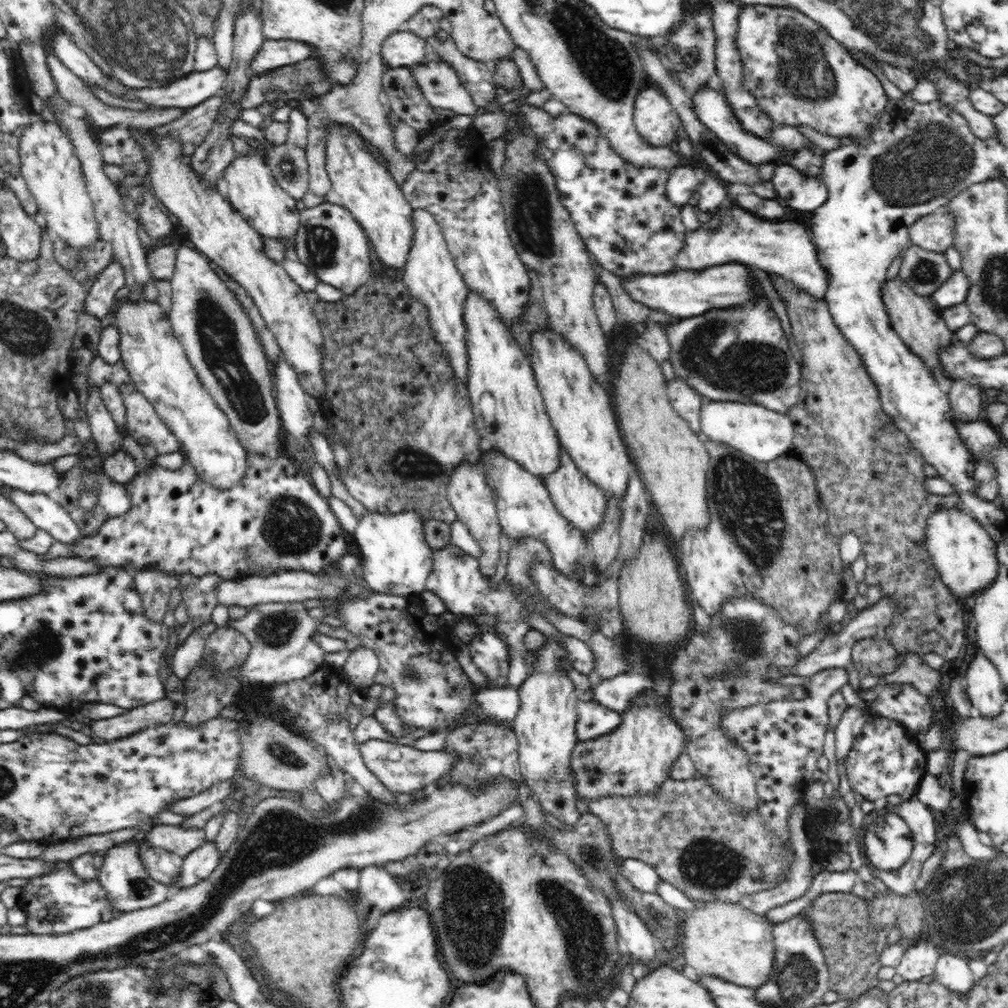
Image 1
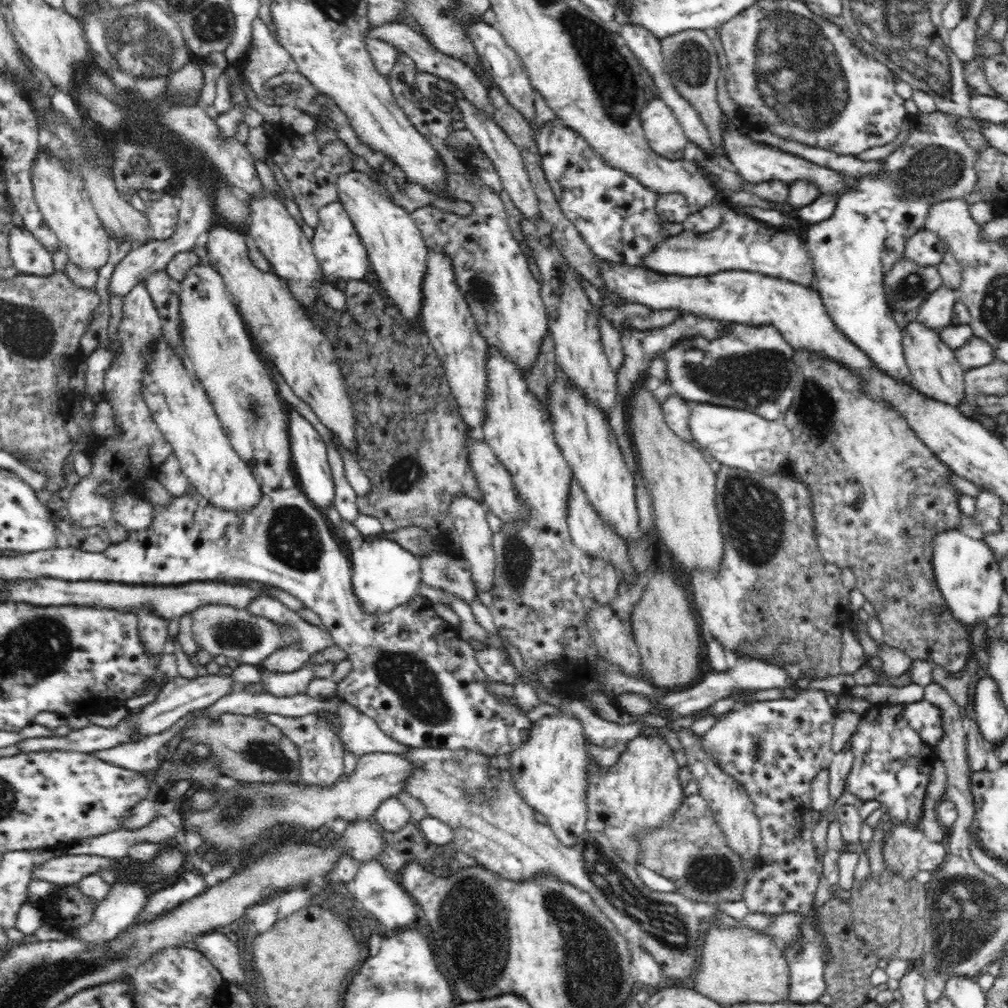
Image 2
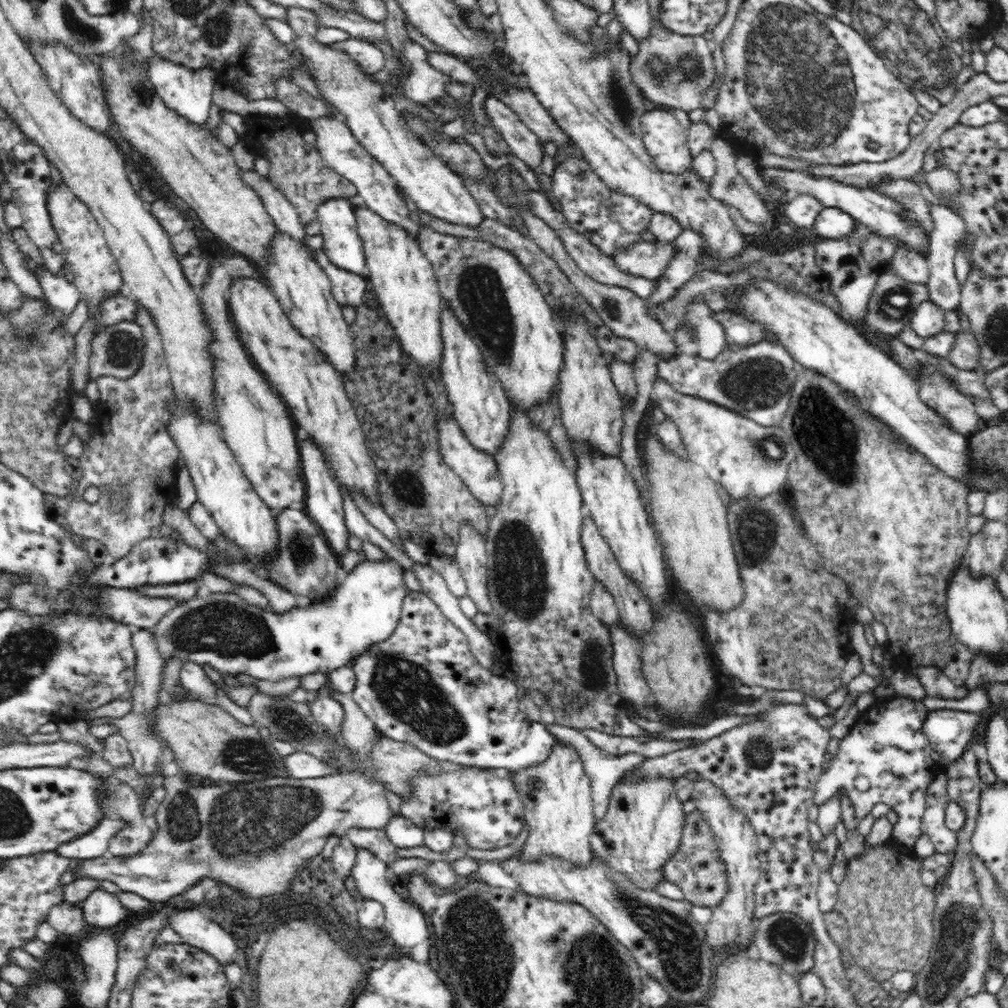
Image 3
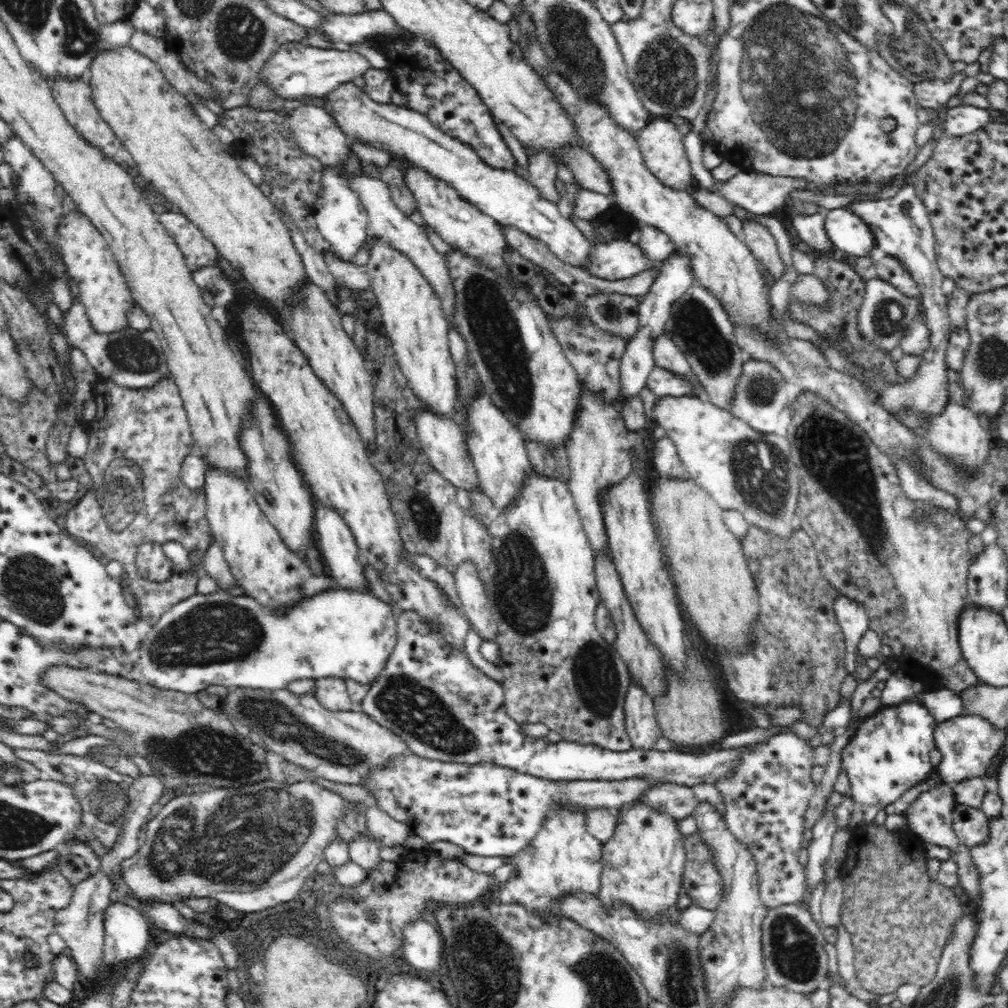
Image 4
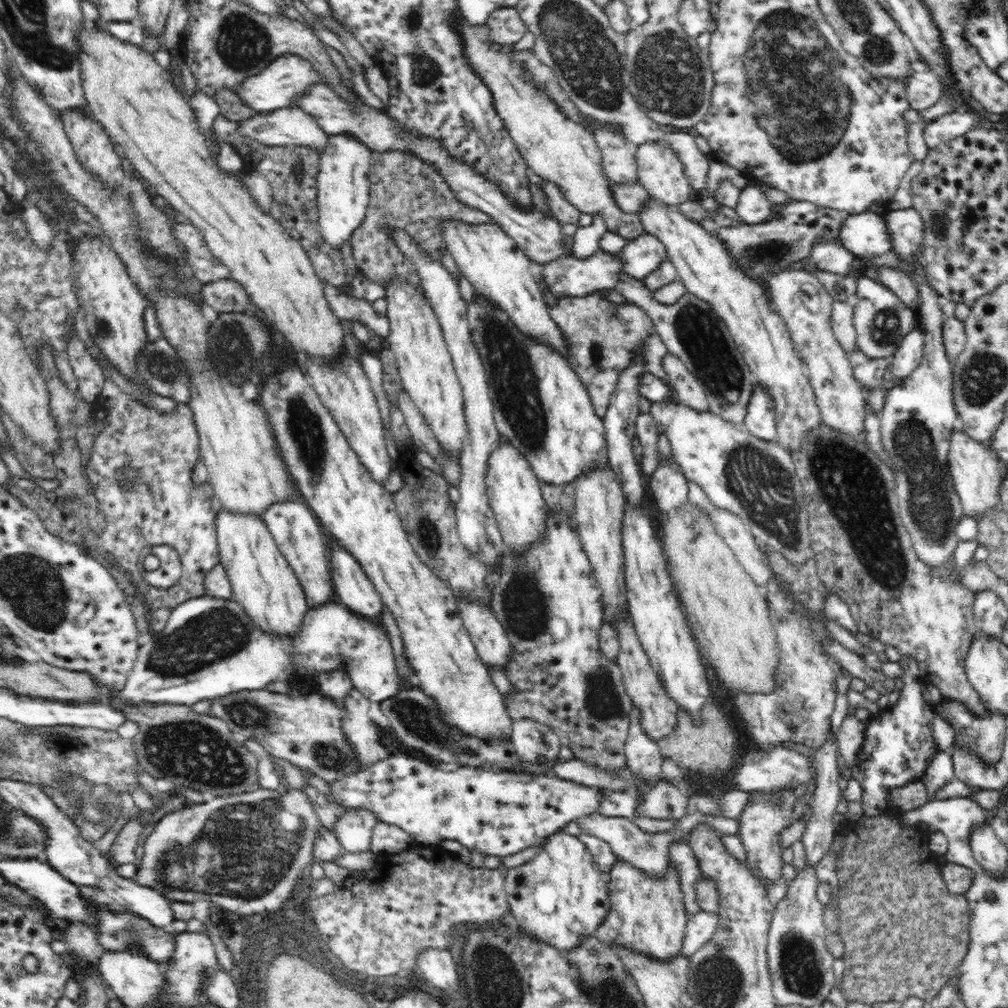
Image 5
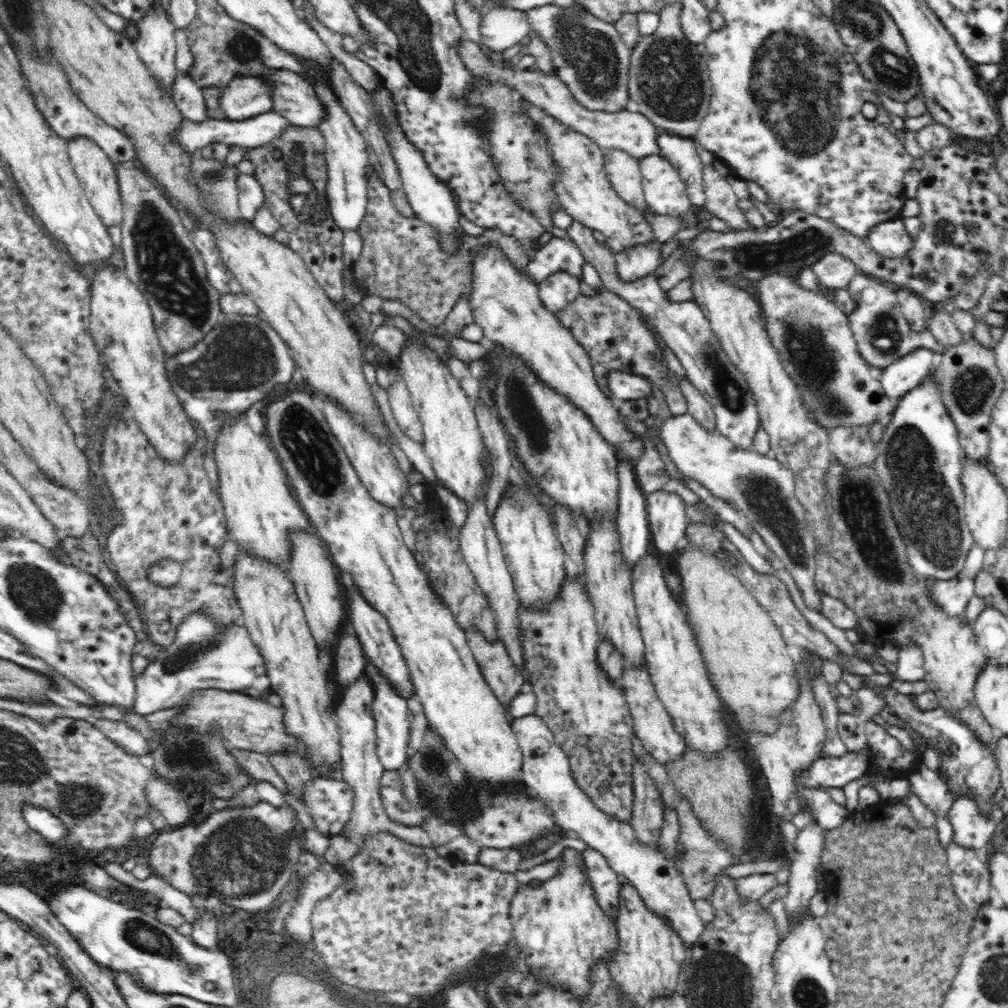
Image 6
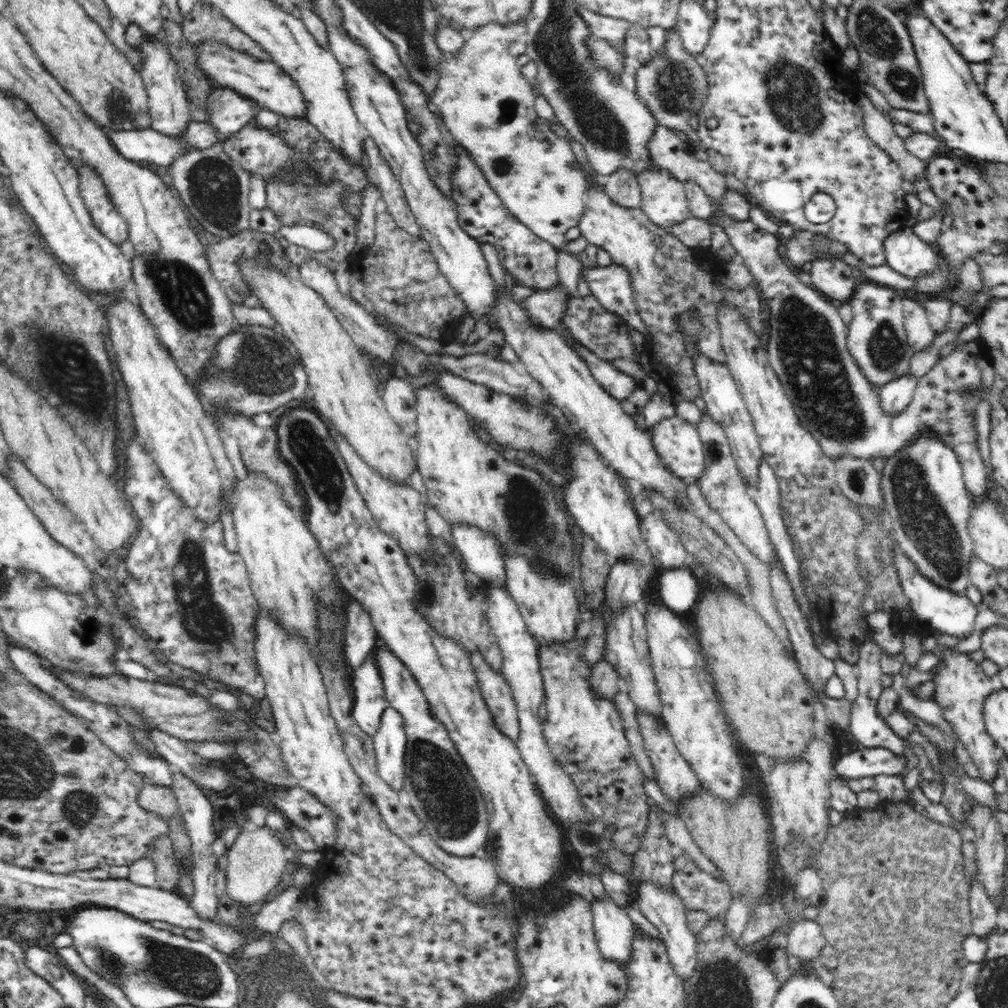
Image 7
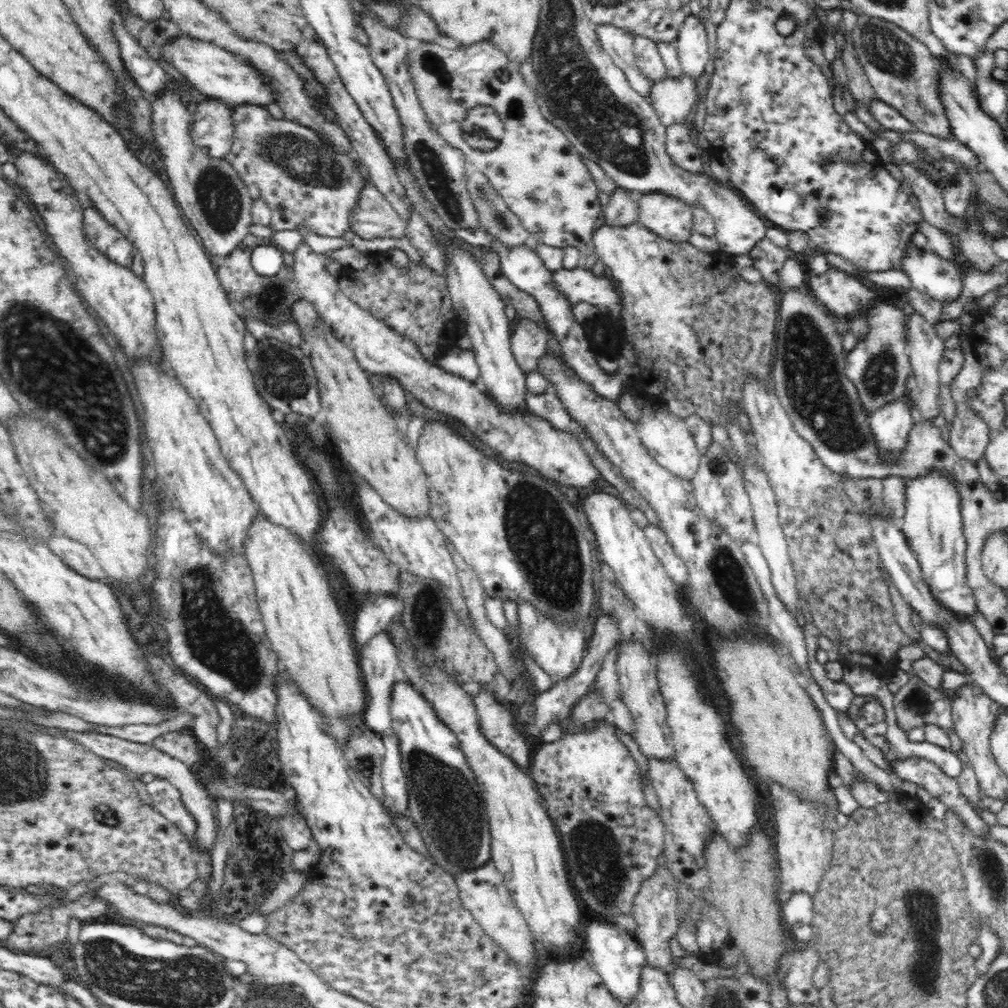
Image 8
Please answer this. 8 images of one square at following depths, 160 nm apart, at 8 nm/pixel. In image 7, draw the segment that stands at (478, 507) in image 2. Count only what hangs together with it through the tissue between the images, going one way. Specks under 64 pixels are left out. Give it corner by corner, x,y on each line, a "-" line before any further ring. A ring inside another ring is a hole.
472,652
470,656
477,676
477,684
483,700
492,713
496,729
516,743
520,735
520,728
517,706
510,685
502,673
492,670
479,652

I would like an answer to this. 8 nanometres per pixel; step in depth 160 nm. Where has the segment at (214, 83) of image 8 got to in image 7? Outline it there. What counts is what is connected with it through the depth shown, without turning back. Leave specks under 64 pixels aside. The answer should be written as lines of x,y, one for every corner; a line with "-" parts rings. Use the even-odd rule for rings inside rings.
206,43
195,46
195,57
202,72
219,88
229,88
246,98
252,98
262,109
268,109
280,116
305,117
307,108
301,90
291,76
288,76
275,62
254,59
249,54
229,48
226,44

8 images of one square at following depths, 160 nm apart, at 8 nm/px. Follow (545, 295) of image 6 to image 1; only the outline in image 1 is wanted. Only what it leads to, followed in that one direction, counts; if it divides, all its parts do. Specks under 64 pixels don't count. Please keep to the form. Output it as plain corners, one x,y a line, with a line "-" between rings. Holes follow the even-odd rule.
728,204
715,231
700,228
687,232
684,248
680,254
676,254
678,270
702,271
715,265
735,262
758,268
769,275
780,275
818,299
823,299
828,290
828,273
818,261
818,251
812,243
812,234
800,224
765,220
736,204

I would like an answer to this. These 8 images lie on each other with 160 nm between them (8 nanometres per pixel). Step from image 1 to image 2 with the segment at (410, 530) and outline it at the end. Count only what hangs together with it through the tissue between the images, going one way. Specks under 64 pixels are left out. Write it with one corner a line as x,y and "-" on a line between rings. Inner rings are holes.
368,536
355,544
351,555
354,594
368,614
386,614
416,596
421,582
419,556
413,555
391,539

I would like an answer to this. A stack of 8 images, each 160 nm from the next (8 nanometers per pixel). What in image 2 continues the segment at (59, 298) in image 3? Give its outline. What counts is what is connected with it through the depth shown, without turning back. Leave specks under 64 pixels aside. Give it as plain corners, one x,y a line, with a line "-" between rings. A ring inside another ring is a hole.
12,226
9,237
10,258
20,275
50,277
54,272
52,254
42,247
29,230

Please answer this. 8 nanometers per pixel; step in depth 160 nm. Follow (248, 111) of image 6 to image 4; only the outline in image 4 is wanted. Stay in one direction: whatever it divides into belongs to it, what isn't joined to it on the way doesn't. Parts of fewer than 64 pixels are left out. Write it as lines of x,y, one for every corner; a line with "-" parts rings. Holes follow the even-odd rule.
285,43
264,63
259,78
282,100
300,100
303,97
325,97
337,86
350,82
370,69
370,63
355,51
312,48
302,43

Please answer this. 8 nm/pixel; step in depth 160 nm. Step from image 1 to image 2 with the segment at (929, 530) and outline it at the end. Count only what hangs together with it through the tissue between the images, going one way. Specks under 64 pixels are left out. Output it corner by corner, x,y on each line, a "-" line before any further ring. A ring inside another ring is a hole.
944,531
932,536
932,569
943,599
962,626
971,630
976,624
991,626
1000,612
1004,577
999,561
983,539
966,537
961,531

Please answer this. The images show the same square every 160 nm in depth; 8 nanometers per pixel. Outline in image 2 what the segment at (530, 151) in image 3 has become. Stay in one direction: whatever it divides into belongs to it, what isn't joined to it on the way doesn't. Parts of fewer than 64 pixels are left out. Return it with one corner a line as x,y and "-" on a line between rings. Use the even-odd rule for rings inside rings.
384,23
367,28
367,37
371,39
379,39
388,42
390,45
396,47
402,53
408,55
415,62
418,71
429,72
439,78
452,82
457,88
462,90
462,94
469,100
476,108
479,108
490,120
494,118
494,105
490,103
488,97
488,89
481,83
481,80
474,74
474,71
460,59
448,56
436,49
428,40
416,32
411,26
404,23

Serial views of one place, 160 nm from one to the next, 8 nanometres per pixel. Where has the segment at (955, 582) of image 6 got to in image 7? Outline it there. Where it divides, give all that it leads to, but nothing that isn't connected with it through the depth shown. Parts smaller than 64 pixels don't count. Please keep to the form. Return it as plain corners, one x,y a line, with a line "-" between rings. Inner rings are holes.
893,550
893,565
895,566
899,583
903,593
909,600
909,608
916,624
928,624
931,630
938,633
955,636
959,641
968,638
974,630
974,619
978,614
977,607
968,599
966,594
960,594
947,588
938,586
935,582
927,579
916,569
916,565
910,561
904,551

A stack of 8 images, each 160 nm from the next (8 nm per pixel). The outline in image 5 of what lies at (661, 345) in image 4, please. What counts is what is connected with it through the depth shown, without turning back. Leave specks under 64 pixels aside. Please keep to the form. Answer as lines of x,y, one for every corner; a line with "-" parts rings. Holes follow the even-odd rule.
669,352
662,358
662,365
665,367
669,382
678,395
679,402
694,410
708,412
705,391
688,371
686,365

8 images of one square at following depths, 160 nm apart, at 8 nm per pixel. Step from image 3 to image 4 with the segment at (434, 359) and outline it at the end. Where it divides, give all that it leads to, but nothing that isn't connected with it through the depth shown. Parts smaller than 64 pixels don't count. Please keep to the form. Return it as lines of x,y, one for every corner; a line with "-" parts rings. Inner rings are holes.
372,239
370,259
363,269
371,279
371,290
378,299
382,328
392,343
407,387
428,405
430,413
456,417
456,369
449,351
449,325
442,303
408,257
398,253
384,239

